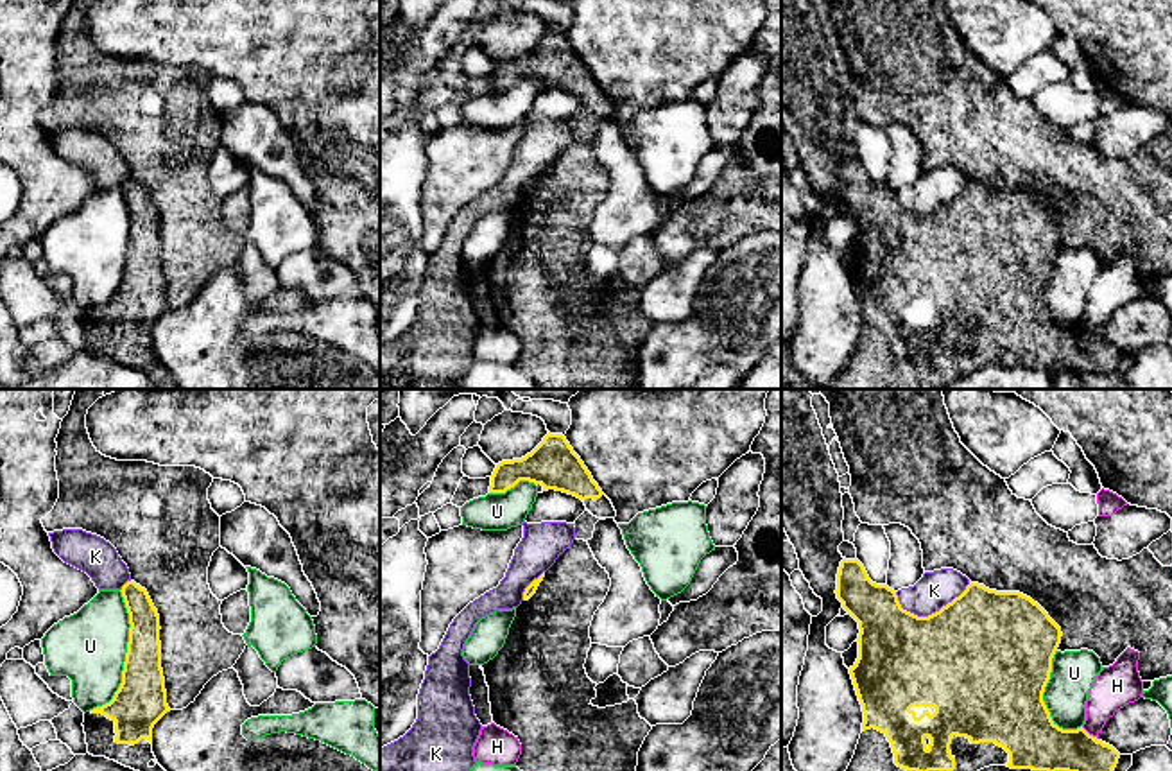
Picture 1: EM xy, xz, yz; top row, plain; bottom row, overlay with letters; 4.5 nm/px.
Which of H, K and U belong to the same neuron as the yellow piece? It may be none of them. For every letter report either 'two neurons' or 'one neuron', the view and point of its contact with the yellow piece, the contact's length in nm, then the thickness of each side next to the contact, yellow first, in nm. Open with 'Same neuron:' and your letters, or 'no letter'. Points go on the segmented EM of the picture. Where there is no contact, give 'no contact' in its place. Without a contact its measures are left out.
Same neuron: no letter
H: two neurons; meets yellow in yz at (1086, 732); contact 80 nm long; 240 nm thick on the yellow side, 190 nm on the other
K: two neurons; meets yellow in yz at (932, 614); contact 340 nm long; 500 nm thick on the yellow side, 160 nm on the other
U: two neurons; meets yellow in xy at (126, 657); contact 550 nm long; 240 nm thick on the yellow side, 320 nm on the other

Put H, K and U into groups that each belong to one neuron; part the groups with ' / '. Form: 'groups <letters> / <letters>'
groups H / K / U

